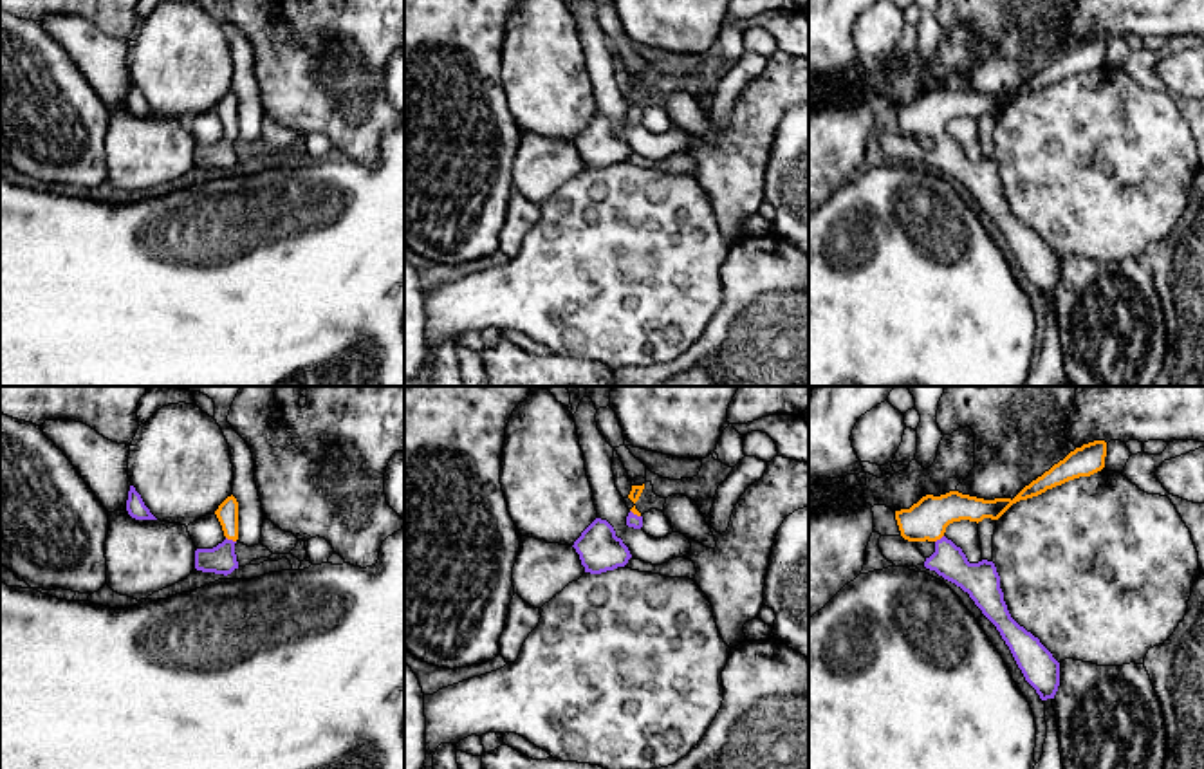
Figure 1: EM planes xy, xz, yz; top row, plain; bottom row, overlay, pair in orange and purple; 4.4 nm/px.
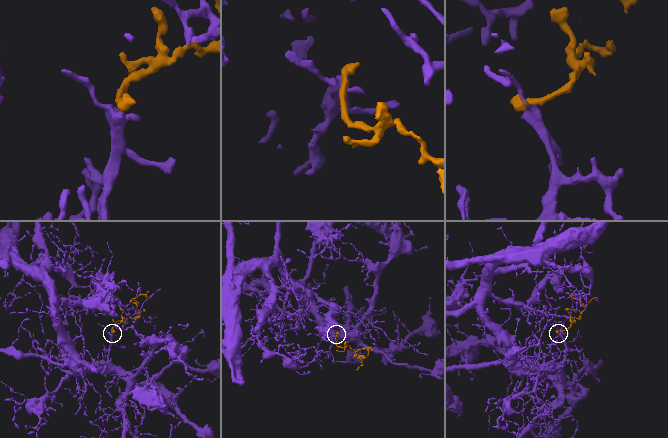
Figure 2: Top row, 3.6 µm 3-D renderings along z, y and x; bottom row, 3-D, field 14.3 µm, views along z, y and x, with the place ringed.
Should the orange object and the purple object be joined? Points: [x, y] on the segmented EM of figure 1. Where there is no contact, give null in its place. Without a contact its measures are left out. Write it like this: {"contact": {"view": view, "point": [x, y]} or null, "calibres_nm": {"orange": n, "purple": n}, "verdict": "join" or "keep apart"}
{"contact": {"view": "xy", "point": [231, 538]}, "calibres_nm": {"orange": 100, "purple": 130}, "verdict": "join"}

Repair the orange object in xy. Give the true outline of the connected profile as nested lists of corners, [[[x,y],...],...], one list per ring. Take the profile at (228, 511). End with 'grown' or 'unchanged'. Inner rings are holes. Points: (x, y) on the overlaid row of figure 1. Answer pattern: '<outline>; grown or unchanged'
[[[231,495],[215,511],[226,540],[213,549],[195,551],[195,569],[202,572],[231,574],[238,569],[235,543],[238,540],[238,502]]]; grown

